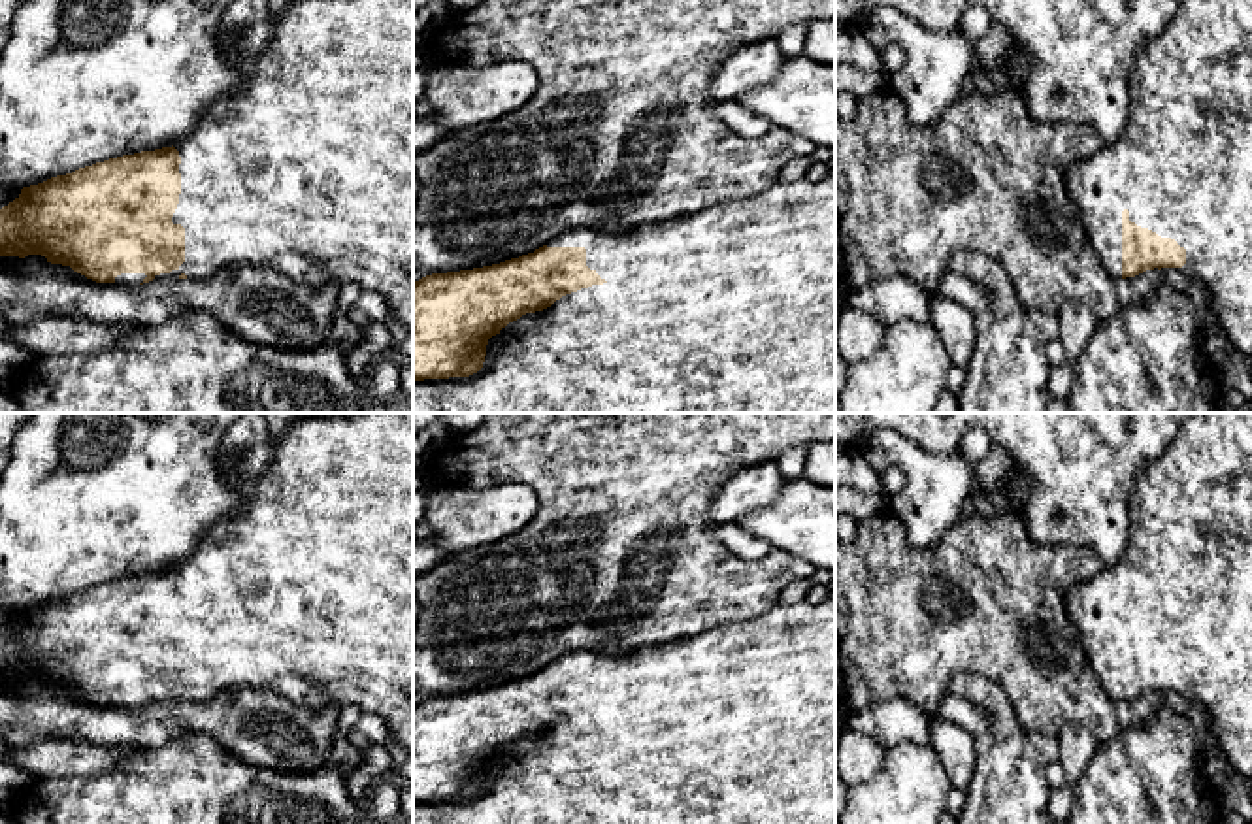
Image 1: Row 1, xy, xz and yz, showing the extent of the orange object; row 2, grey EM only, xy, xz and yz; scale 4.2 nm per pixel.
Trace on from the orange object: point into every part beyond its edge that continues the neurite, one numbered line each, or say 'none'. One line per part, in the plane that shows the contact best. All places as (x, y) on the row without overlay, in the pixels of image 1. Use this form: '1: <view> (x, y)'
1: xz (738, 725)

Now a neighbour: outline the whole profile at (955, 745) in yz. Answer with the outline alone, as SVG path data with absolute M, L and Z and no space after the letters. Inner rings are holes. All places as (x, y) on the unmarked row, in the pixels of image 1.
M935 717L928 743L941 758L952 788L965 790L975 771L975 735L962 726Z

